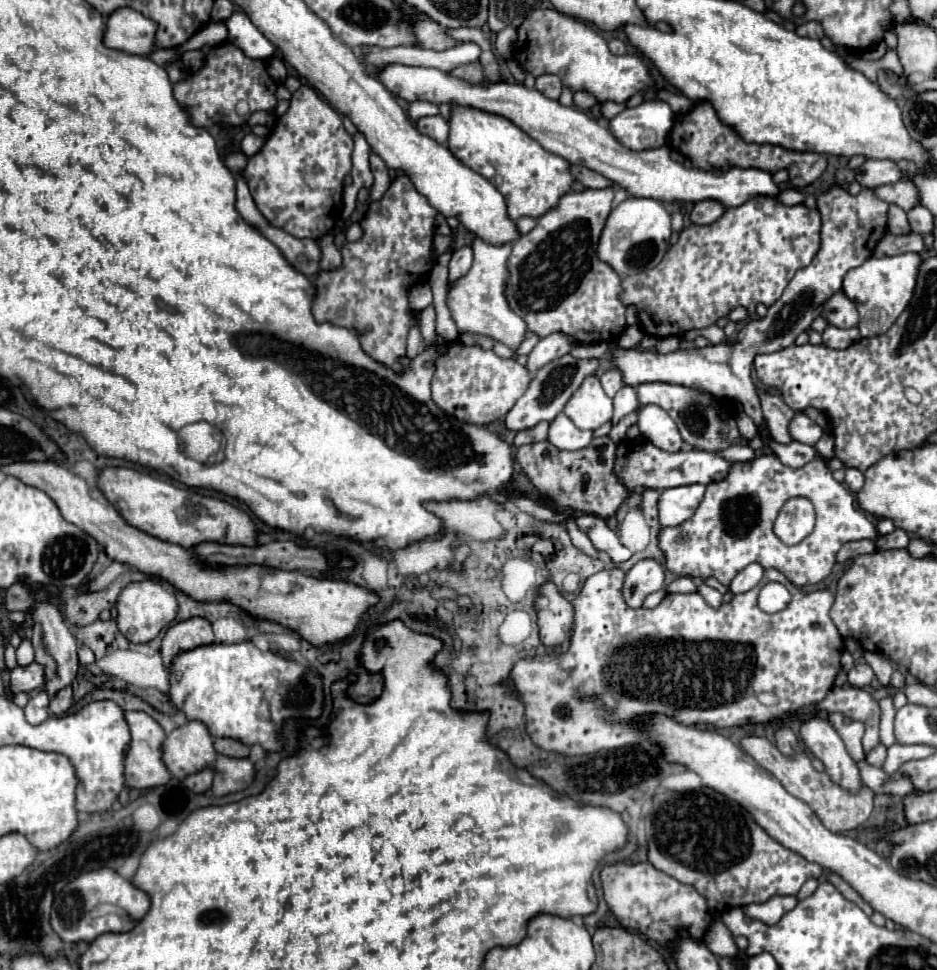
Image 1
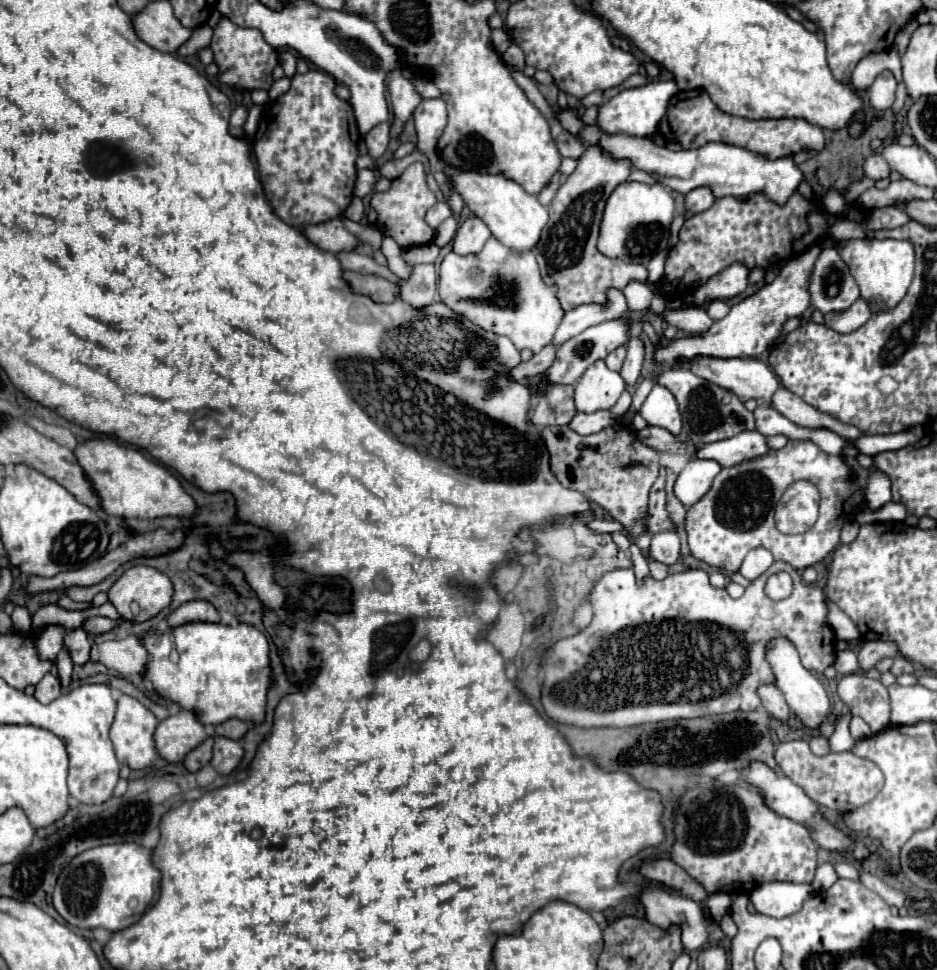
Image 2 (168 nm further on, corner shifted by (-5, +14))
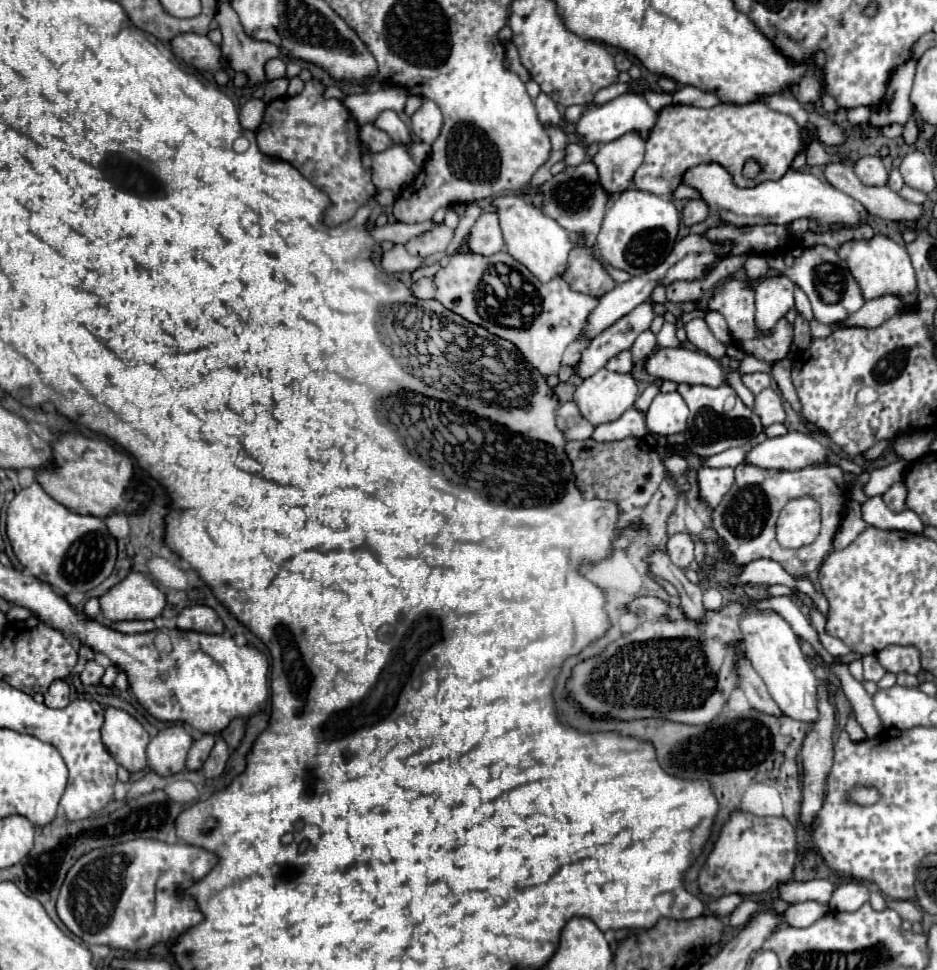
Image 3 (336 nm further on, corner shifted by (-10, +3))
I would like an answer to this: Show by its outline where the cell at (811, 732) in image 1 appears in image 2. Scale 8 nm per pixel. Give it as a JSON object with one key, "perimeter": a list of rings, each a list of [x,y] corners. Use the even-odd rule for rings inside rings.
{"perimeter":[[[777,636],[777,638],[771,638],[769,640],[769,648],[765,652],[765,660],[769,662],[769,668],[773,672],[773,678],[775,678],[775,686],[781,690],[781,694],[785,696],[791,712],[795,716],[799,716],[799,720],[807,726],[807,728],[819,728],[821,722],[825,720],[825,716],[831,710],[831,704],[829,704],[829,698],[827,698],[827,692],[823,688],[823,684],[819,682],[819,678],[809,672],[801,660],[799,660],[799,654],[795,650],[795,646],[791,644],[789,638],[785,636]]]}

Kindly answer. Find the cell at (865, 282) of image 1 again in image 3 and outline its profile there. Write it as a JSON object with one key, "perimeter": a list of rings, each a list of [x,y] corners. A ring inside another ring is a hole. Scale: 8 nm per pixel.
{"perimeter":[[[874,235],[868,241],[848,241],[838,251],[840,259],[846,261],[850,273],[858,281],[864,299],[878,299],[884,295],[896,295],[902,299],[902,303],[908,307],[916,301],[918,289],[916,289],[916,273],[910,263],[910,257],[904,247],[894,243],[892,239],[884,235]]]}

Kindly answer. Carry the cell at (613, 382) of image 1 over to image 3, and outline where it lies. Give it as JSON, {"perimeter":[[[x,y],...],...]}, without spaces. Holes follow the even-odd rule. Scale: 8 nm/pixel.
{"perimeter":[[[622,351],[620,355],[612,357],[612,359],[606,363],[606,369],[608,369],[608,371],[614,371],[614,373],[630,373],[630,371],[632,371],[630,351]]]}

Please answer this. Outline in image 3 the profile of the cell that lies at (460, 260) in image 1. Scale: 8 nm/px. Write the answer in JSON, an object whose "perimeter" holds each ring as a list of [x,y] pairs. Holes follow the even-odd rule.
{"perimeter":[[[494,211],[490,213],[482,213],[478,217],[478,221],[474,223],[474,227],[468,233],[466,245],[470,249],[470,253],[476,255],[494,255],[498,251],[504,249],[504,241],[502,241],[502,233],[498,227],[498,217]]]}

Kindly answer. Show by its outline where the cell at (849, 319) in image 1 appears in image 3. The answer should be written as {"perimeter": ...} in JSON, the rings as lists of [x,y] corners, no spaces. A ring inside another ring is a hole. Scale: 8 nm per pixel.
{"perimeter":[[[818,245],[818,247],[806,249],[800,257],[794,259],[790,267],[783,265],[783,258],[780,255],[767,255],[766,259],[771,269],[790,277],[790,281],[794,281],[808,295],[814,309],[814,317],[820,323],[838,323],[864,305],[864,297],[858,283],[854,281],[846,263],[830,247]]]}

